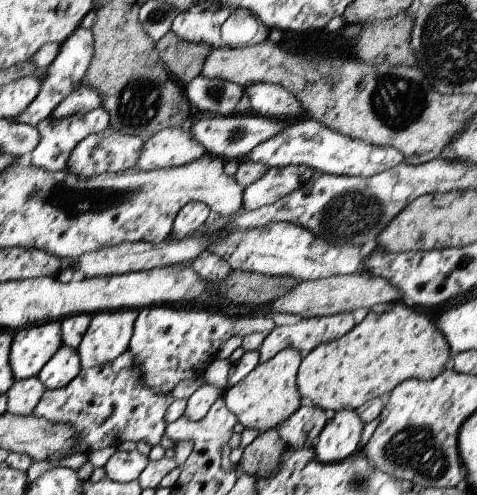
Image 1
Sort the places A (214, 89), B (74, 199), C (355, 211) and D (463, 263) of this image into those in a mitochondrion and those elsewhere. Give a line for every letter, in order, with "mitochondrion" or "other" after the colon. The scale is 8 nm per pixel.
A: mitochondrion
B: mitochondrion
C: mitochondrion
D: other

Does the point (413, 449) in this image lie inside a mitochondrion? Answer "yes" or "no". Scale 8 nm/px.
yes

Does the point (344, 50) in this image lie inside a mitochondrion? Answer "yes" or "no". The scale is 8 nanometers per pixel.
no

